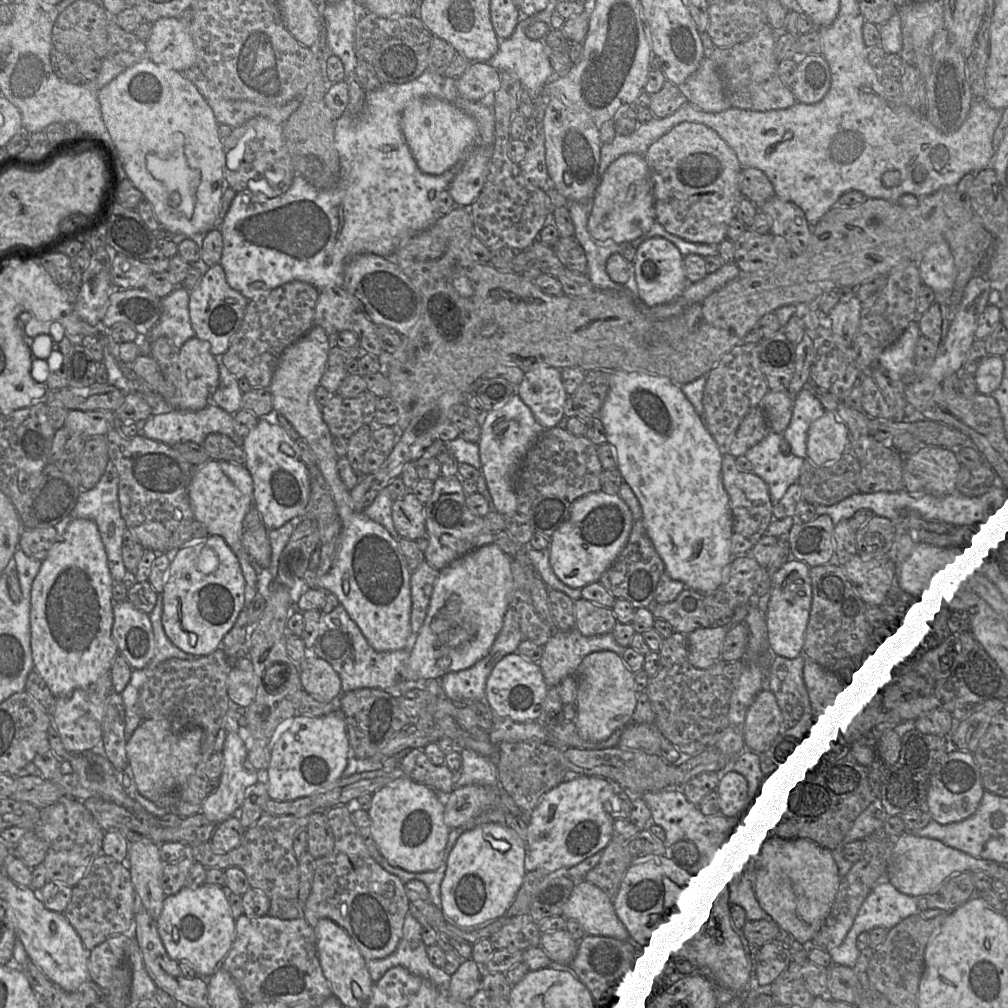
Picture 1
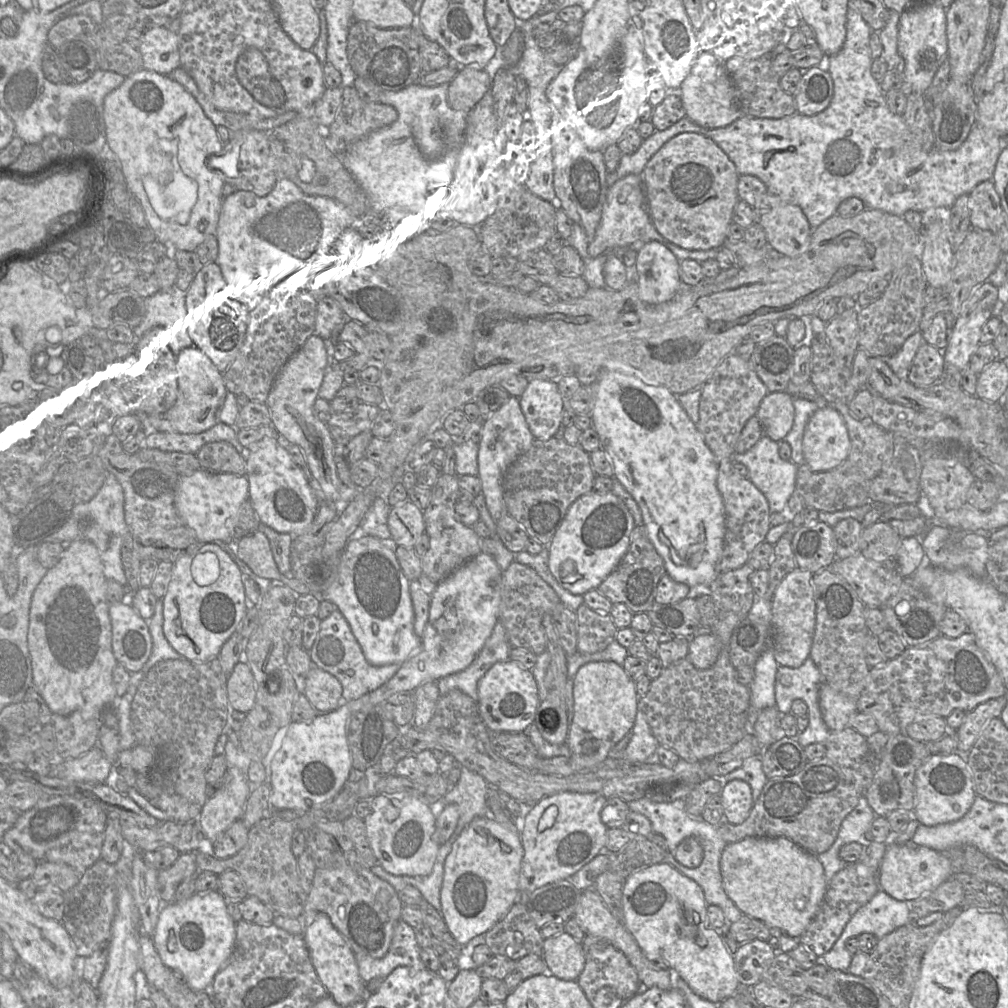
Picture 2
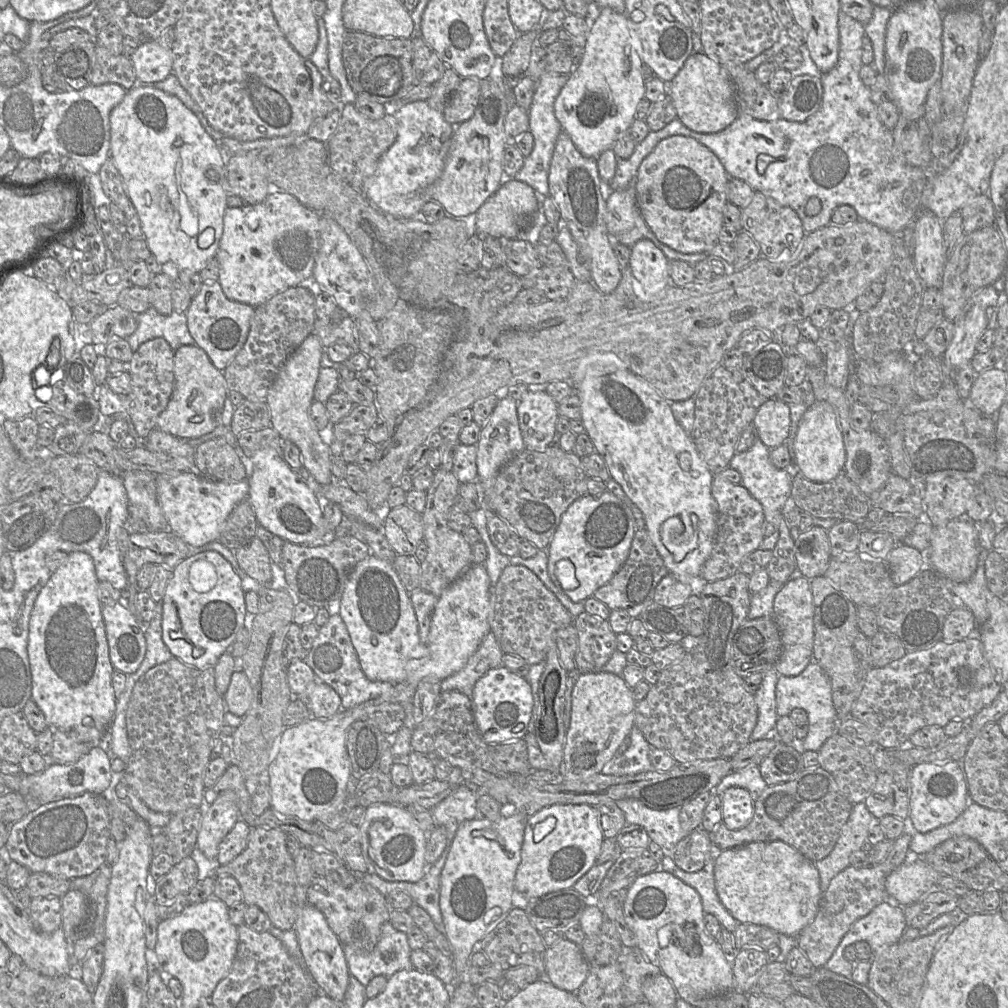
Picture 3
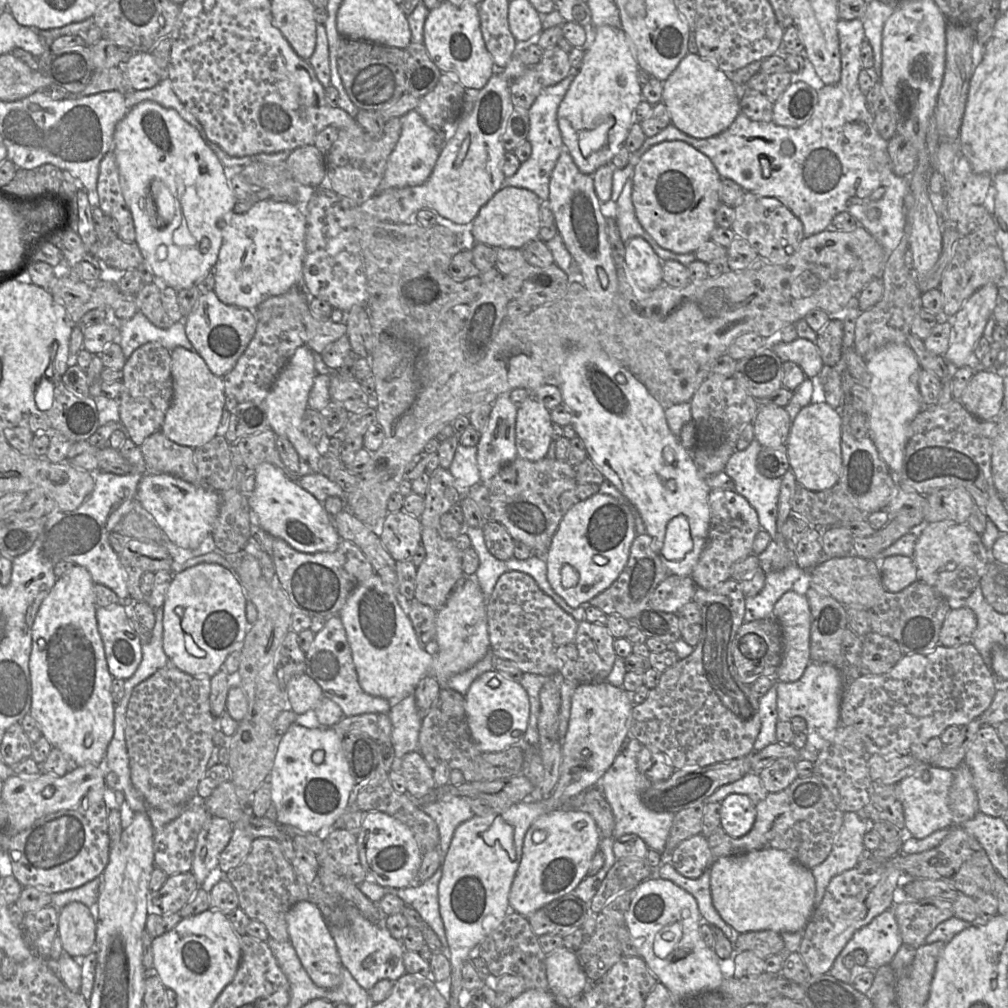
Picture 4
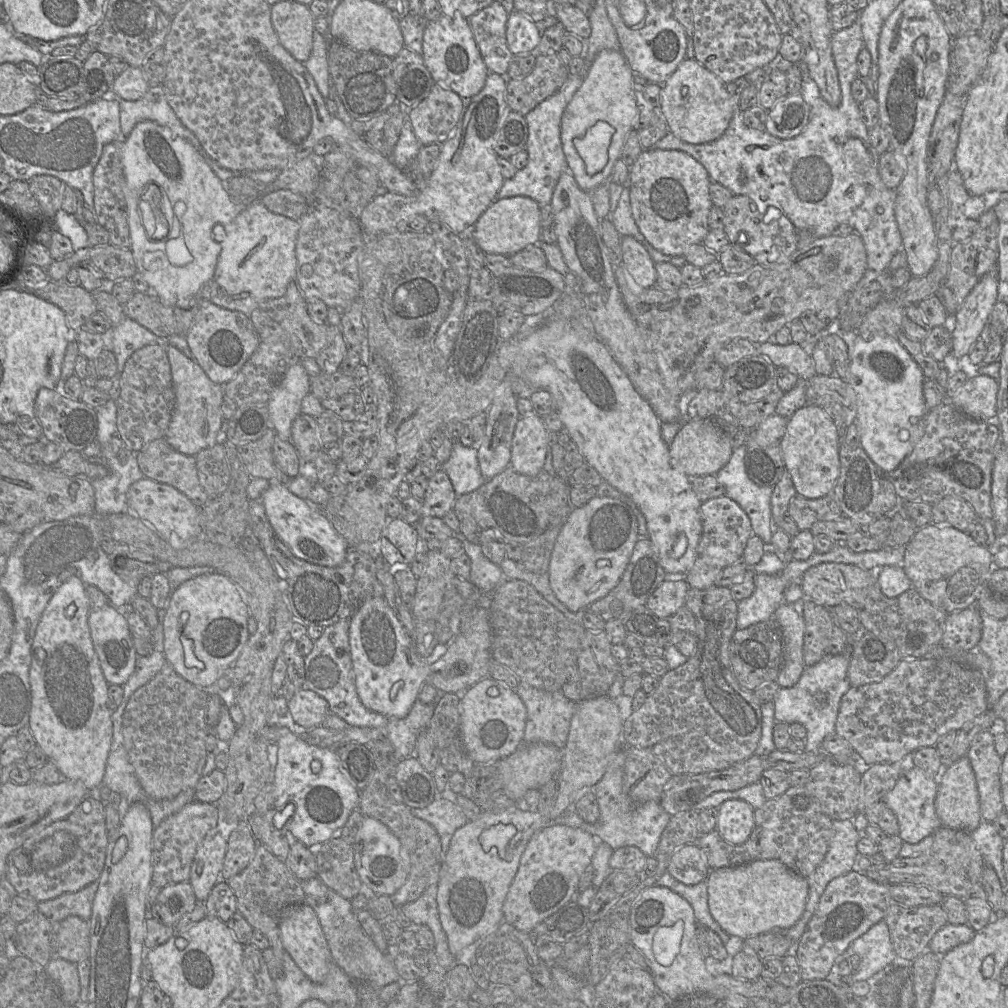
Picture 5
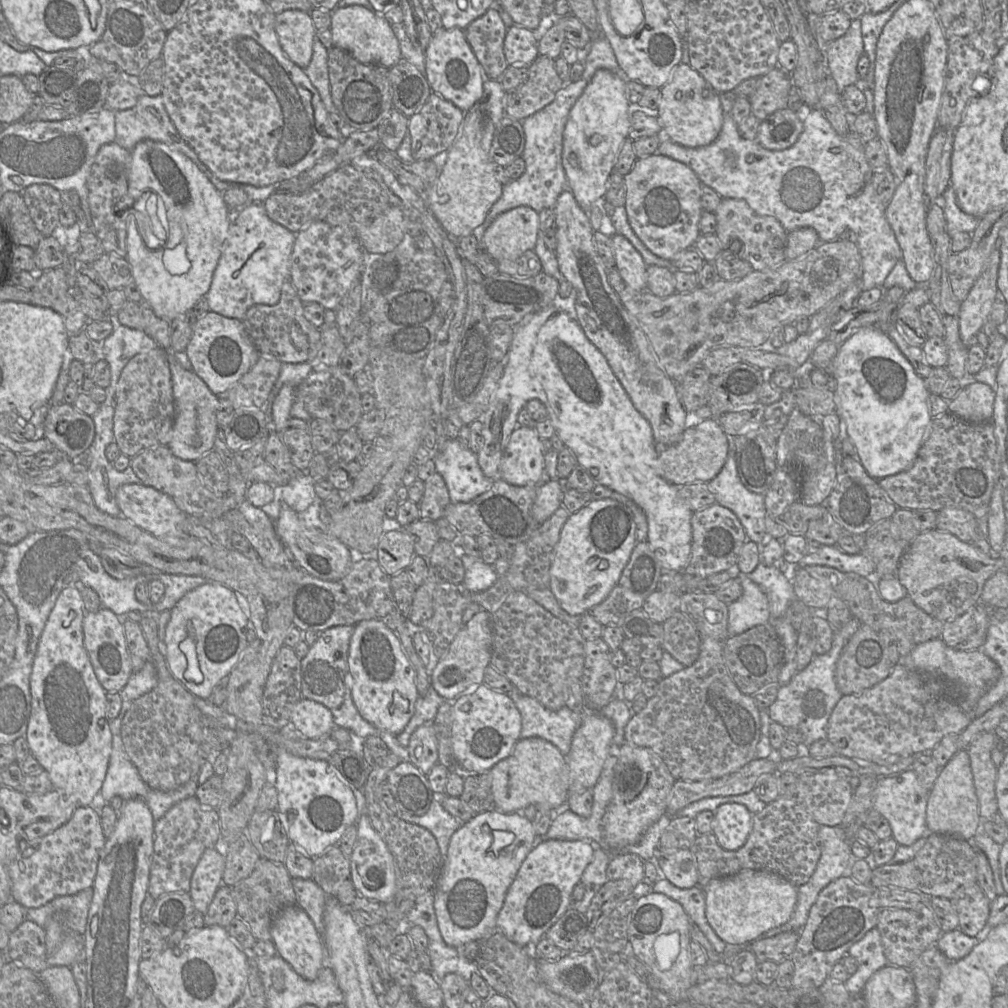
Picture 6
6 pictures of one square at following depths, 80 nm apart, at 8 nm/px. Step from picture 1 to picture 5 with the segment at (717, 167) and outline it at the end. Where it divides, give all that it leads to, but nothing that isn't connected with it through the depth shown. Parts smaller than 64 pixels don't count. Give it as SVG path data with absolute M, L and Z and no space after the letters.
M643 150L629 170L630 206L640 232L656 250L669 256L684 256L692 246L703 242L710 231L711 182L704 166L683 151Z

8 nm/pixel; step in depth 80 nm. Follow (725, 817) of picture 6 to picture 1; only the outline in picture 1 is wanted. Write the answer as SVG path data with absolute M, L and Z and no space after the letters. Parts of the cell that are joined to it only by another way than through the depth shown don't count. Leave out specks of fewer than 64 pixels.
M735 771L725 774L715 791L719 794L719 805L724 816L737 819L749 811L751 786L742 774Z

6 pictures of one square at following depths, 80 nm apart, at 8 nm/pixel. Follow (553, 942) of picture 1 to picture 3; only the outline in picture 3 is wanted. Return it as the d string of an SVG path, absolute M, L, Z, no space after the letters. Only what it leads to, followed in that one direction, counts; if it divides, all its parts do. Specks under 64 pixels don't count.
M565 937L545 950L545 978L559 989L576 993L589 970L581 947Z

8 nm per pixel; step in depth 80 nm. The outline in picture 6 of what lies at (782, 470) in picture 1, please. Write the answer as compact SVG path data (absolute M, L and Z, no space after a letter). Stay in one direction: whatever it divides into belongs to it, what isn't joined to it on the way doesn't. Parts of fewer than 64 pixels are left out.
M734 440L723 468L708 482L708 488L714 494L716 503L728 508L738 517L748 540L757 544L763 543L767 535L765 497L748 490L741 482L737 471Z

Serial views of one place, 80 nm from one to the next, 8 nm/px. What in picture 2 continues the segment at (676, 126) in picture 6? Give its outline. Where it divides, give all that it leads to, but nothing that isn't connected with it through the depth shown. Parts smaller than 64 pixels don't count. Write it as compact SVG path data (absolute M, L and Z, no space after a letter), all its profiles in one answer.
M710 52L699 53L678 92L686 117L701 127L711 129L725 127L742 114L737 91L723 62Z

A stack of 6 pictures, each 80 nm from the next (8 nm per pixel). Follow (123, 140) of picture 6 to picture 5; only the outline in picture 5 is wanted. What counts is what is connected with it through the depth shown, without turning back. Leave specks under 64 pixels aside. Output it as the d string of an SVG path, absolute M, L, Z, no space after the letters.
M162 86L149 88L138 100L120 101L121 136L124 140L141 121L153 121L191 143L204 157L207 155L196 136L177 118L170 107Z

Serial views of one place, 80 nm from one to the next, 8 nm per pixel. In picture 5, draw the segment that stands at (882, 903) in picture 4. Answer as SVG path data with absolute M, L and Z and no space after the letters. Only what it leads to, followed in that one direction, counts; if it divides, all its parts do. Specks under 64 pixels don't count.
M850 871L828 883L802 937L792 951L800 968L801 981L827 979L835 959L850 943L884 919L891 905L890 887L856 871Z

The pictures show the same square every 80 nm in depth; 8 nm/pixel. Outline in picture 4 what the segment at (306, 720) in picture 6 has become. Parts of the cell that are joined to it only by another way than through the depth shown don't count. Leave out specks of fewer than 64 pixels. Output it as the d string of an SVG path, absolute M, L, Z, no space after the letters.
M306 673L294 676L286 692L291 710L297 715L314 710L324 696L320 686Z

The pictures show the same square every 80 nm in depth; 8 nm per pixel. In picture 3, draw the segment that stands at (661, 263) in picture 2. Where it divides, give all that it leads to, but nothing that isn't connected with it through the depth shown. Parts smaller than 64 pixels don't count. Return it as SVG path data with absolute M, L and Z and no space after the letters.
M641 239L631 247L629 270L640 300L652 300L672 285L668 265L664 253L648 239Z

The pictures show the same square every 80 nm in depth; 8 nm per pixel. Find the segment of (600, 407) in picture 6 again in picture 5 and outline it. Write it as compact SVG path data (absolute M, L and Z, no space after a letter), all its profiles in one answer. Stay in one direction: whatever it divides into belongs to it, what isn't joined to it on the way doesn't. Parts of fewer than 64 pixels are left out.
M550 319L521 341L509 375L494 393L487 410L485 433L477 446L481 474L486 481L510 466L512 438L520 417L517 398L530 397L536 390L546 390L552 395L564 429L577 444L585 462L598 471L603 481L629 497L641 510L647 522L648 537L666 573L685 575L694 564L702 535L702 502L692 489L691 478L672 466L669 446L662 438L662 423L653 408L635 390L606 345L576 319Z

